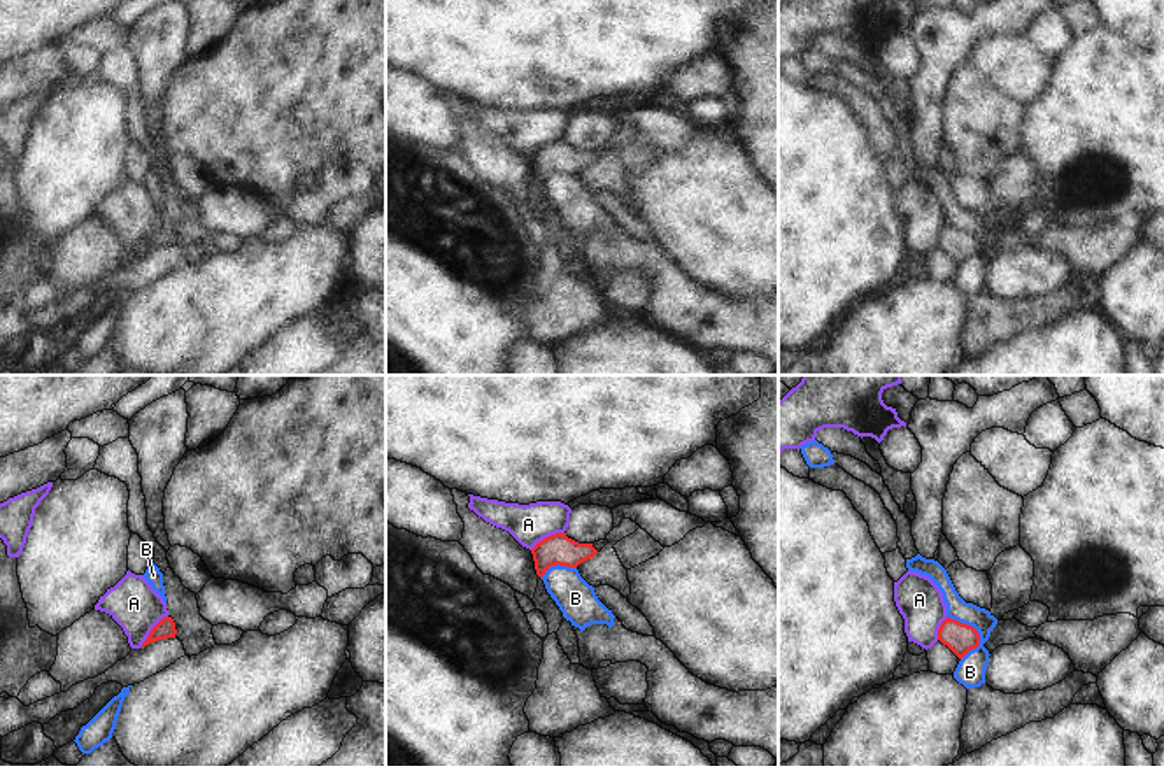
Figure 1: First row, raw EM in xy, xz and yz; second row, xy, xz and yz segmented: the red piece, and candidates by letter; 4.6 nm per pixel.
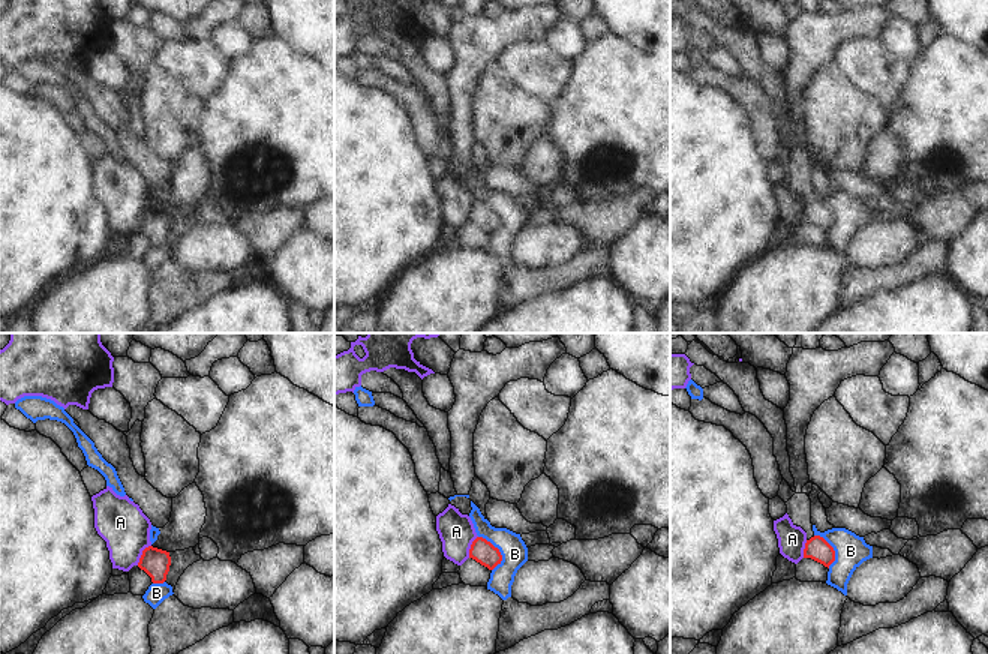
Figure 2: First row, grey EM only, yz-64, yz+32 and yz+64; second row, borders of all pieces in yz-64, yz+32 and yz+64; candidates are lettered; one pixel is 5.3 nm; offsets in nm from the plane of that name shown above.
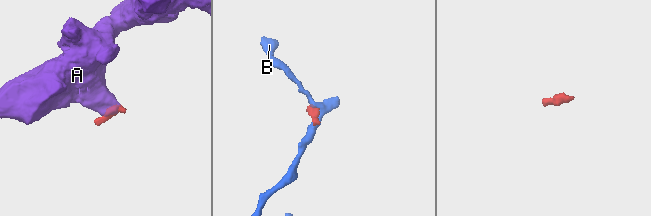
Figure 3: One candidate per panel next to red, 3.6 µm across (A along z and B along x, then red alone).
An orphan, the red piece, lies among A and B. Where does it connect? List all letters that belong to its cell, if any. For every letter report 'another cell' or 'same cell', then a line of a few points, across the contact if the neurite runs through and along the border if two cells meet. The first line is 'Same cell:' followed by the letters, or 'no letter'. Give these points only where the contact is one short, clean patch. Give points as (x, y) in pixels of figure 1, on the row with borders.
Same cell: no letter
A: another cell; line xy (167, 616), (141, 645)
B: another cell; line yz (947, 616), (970, 624), (979, 635), (979, 644), (961, 659)

